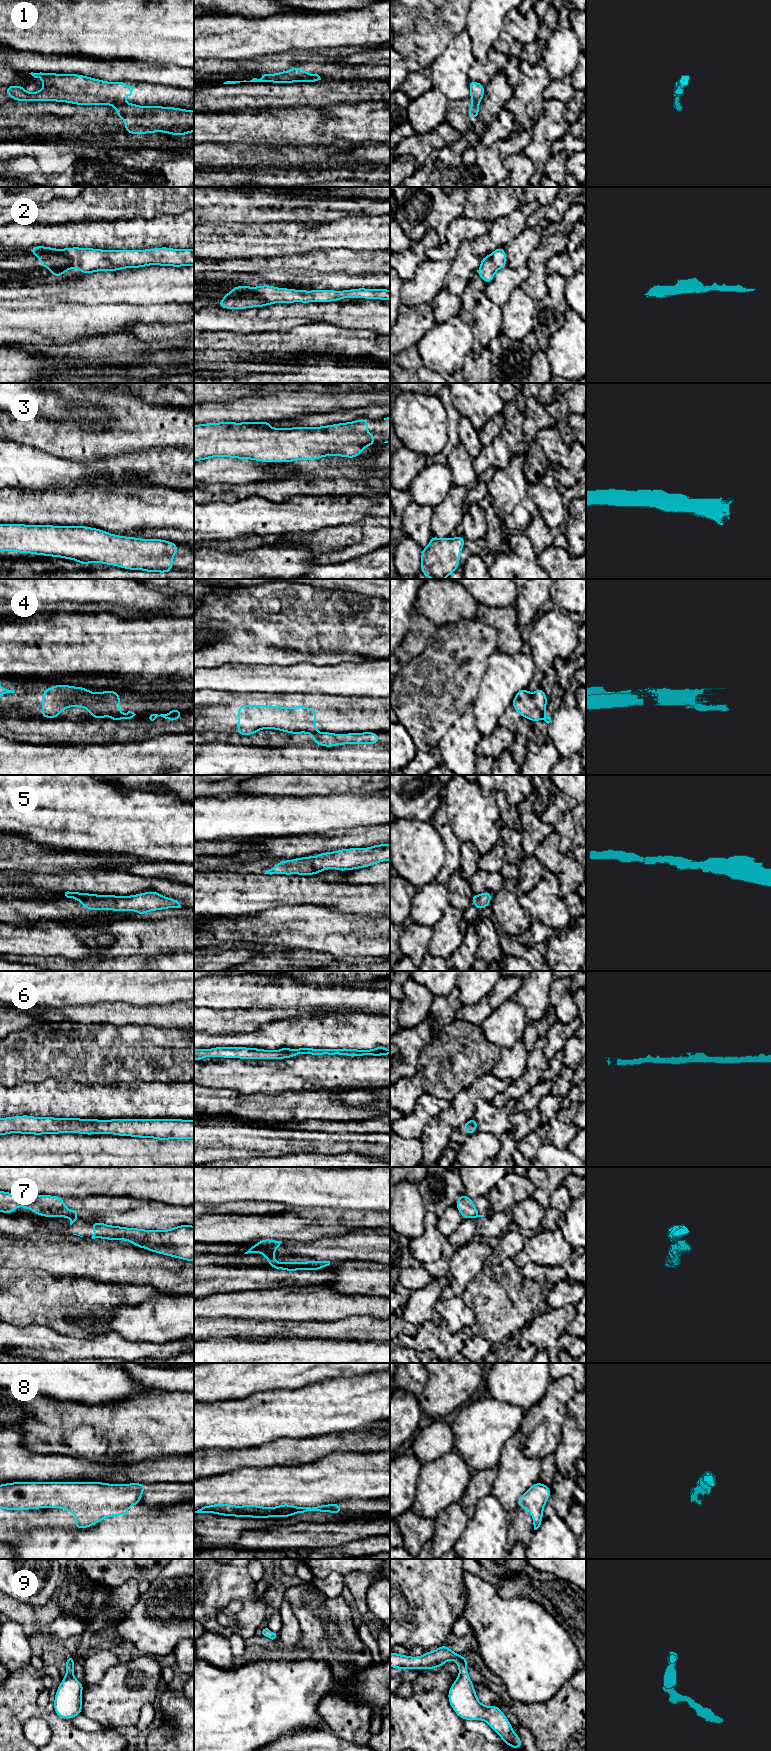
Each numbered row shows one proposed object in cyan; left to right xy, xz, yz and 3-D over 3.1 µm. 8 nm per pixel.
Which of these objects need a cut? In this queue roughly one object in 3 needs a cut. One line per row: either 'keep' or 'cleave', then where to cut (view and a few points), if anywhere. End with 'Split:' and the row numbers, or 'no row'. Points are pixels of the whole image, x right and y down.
1: cleave; cut xy (123, 102), (117, 103), (114, 106)
2: keep; cut none
3: keep; cut none
4: cleave; cut xy (123, 714), (110, 715)
5: keep; cut none
6: keep; cut none
7: cleave; cut xz (263, 1252), (270, 1252), (272, 1254)
8: keep; cut none
9: keep; cut none
Split: 1, 4, 7

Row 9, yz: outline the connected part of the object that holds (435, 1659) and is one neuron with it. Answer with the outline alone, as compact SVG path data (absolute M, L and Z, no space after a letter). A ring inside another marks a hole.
M446 1645L438 1646L436 1651L426 1651L419 1657L390 1653L390 1667L397 1669L419 1668L431 1670L443 1667L447 1660L458 1663L459 1676L448 1691L448 1700L451 1708L462 1720L486 1721L492 1730L498 1734L504 1744L514 1749L522 1749L520 1737L513 1731L512 1724L498 1706L484 1706L477 1698L474 1684L467 1672L468 1660L466 1657L453 1652Z

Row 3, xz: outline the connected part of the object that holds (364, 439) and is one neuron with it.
M359 419L319 427L270 428L272 421L260 422L218 422L194 425L194 462L212 457L250 459L261 462L294 462L296 460L318 460L323 456L357 458L364 448L376 443L375 436L367 432L369 419Z

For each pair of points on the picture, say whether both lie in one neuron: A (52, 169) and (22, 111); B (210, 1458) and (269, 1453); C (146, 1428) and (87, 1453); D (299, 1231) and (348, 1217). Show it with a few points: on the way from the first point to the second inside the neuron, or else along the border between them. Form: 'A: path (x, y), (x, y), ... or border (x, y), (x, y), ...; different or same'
A: border (20, 140), (24, 142), (62, 143); different
B: path (225, 1458), (254, 1458); same
C: path (131, 1429), (112, 1430), (102, 1438); same
D: path (311, 1224), (336, 1222); same

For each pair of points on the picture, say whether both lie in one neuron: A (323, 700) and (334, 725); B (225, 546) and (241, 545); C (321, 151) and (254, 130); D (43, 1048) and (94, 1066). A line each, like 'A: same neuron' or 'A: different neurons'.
A: same neuron
B: same neuron
C: different neurons
D: same neuron

